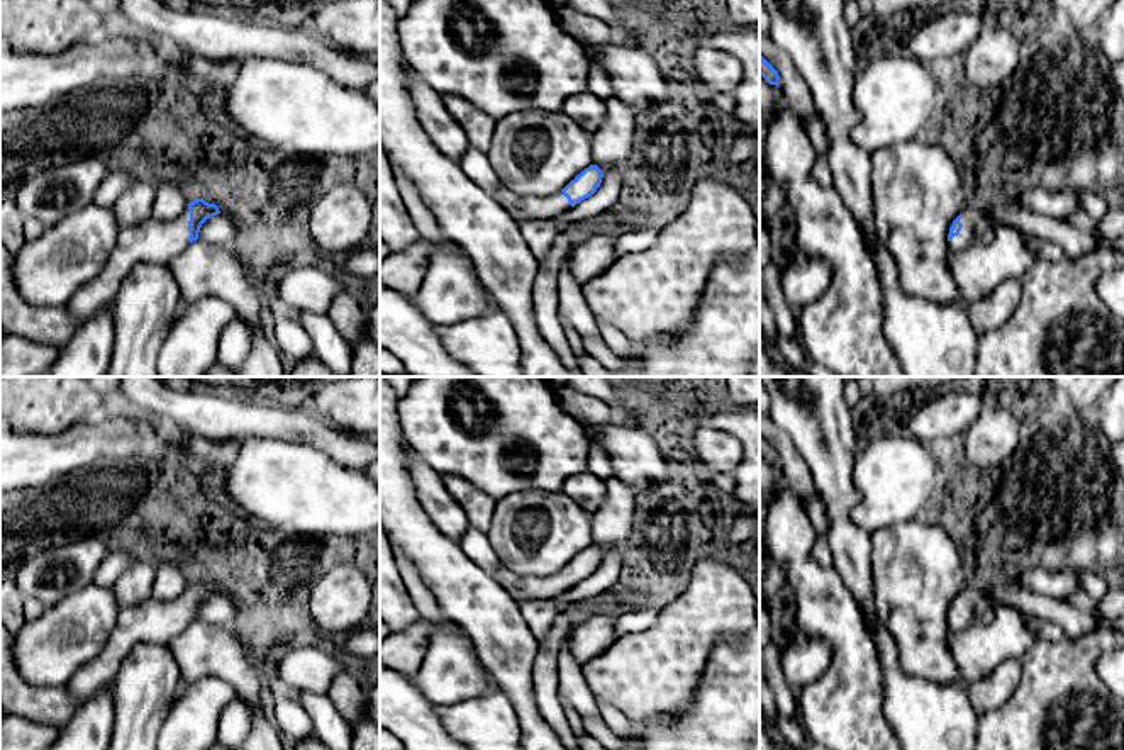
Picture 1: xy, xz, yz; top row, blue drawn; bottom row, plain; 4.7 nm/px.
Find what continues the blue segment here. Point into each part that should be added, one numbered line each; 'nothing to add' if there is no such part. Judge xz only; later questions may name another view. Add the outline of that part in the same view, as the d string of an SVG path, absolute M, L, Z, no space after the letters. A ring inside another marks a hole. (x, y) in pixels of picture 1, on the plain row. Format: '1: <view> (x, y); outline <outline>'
1: xz (523, 587); outline M504 565L493 577L517 602L529 599L554 599L571 589L563 572L554 575L515 575Z

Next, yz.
1: yz (967, 616); outline M965 589L961 592L960 602L963 604L963 607L960 614L949 621L951 631L961 631L977 621L977 614L975 614L977 597L978 597L977 592L971 589Z

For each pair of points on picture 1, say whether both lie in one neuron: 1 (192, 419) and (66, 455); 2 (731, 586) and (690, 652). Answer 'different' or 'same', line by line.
1: different
2: same

